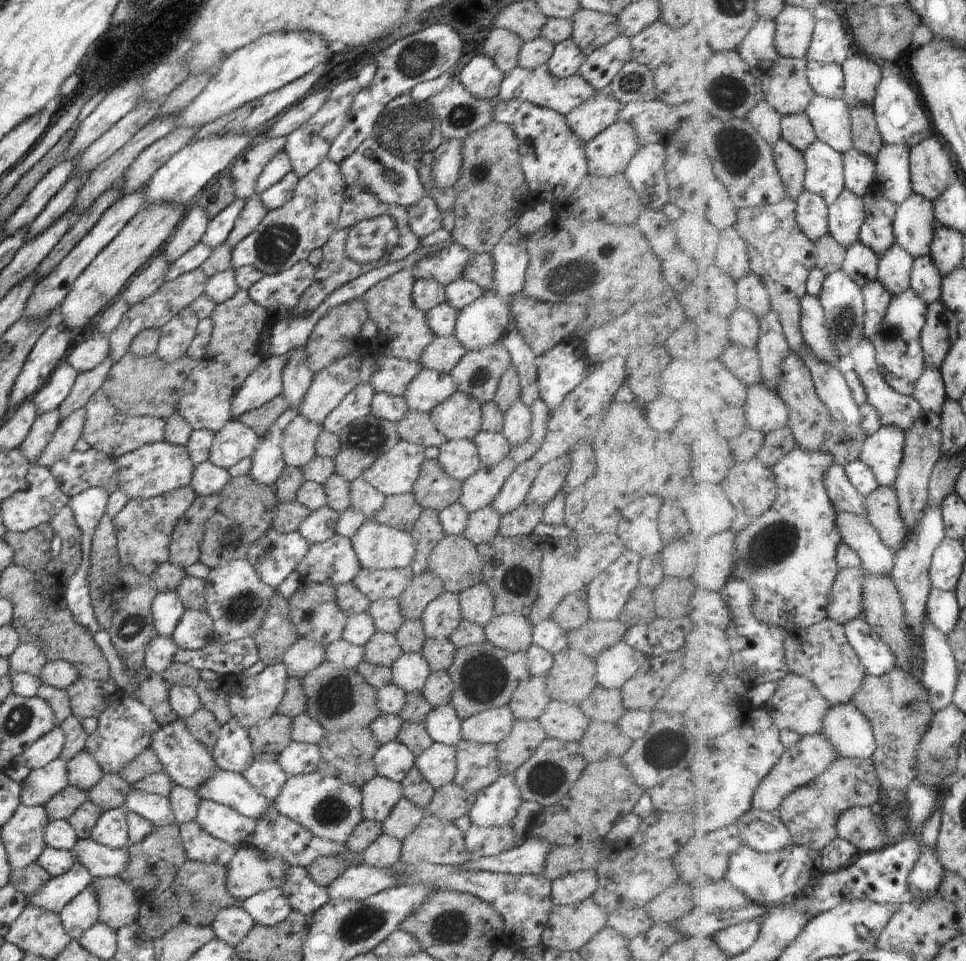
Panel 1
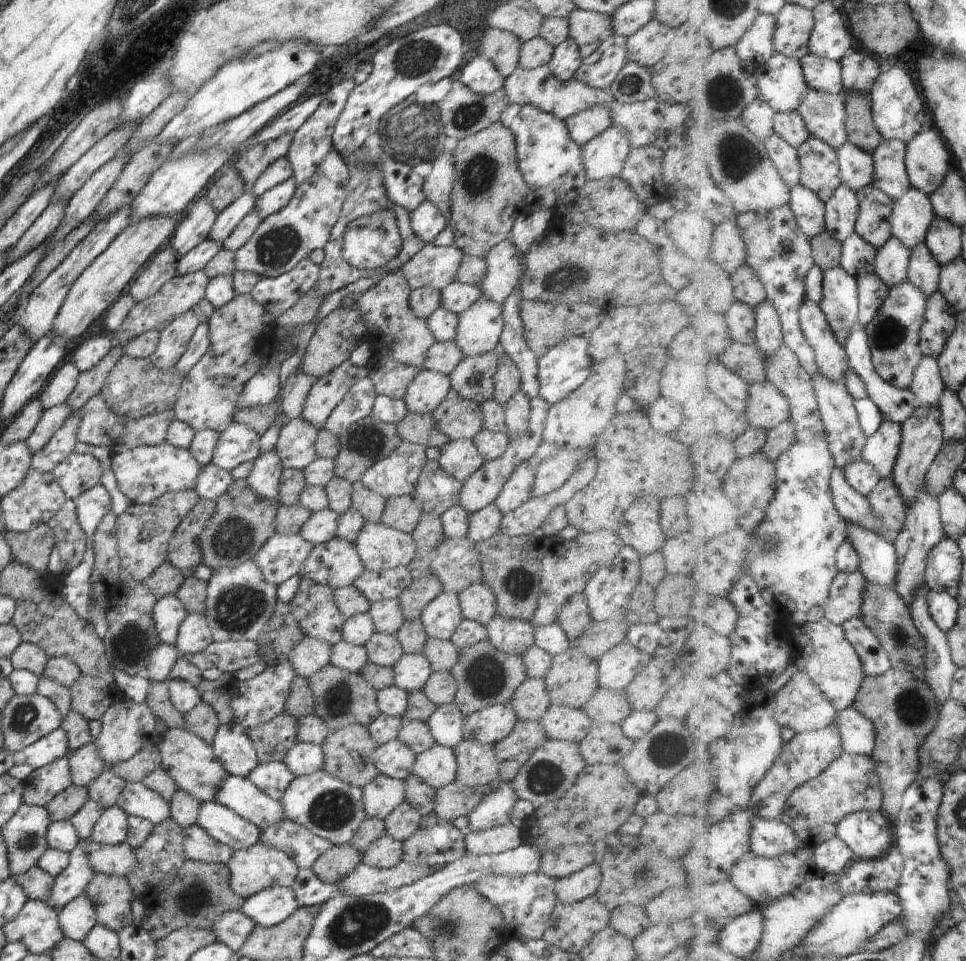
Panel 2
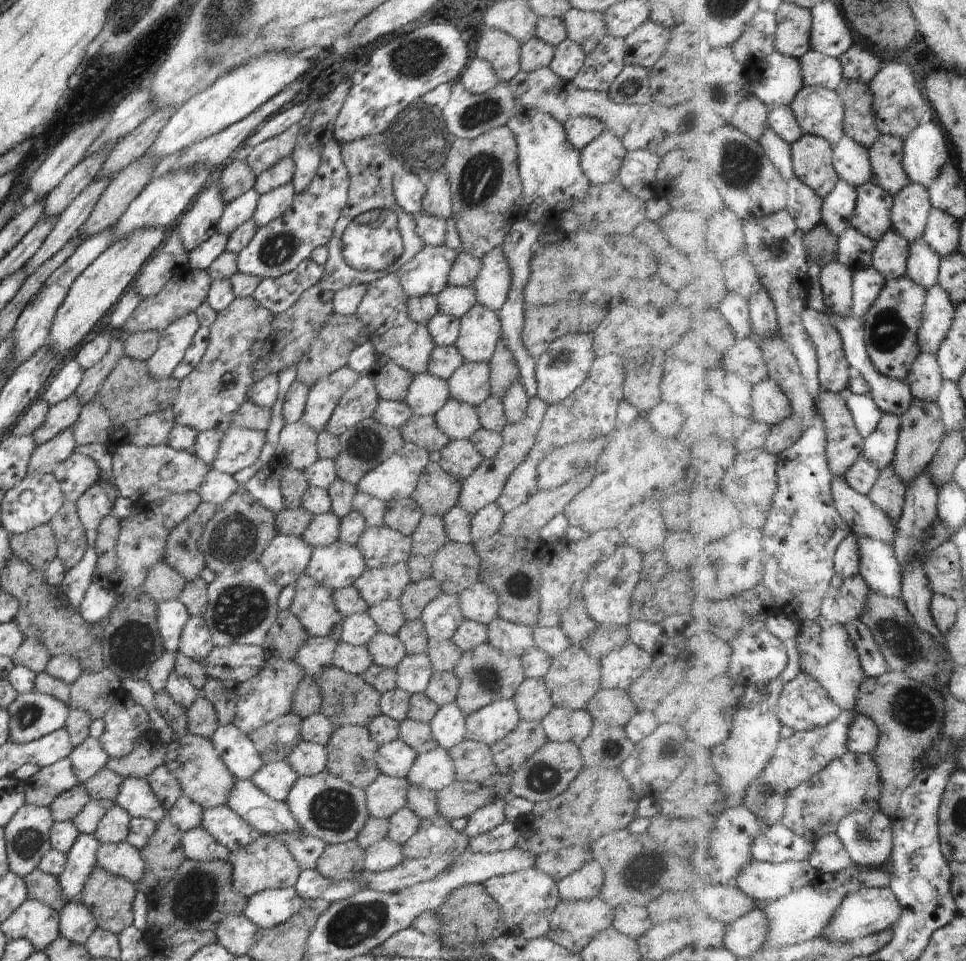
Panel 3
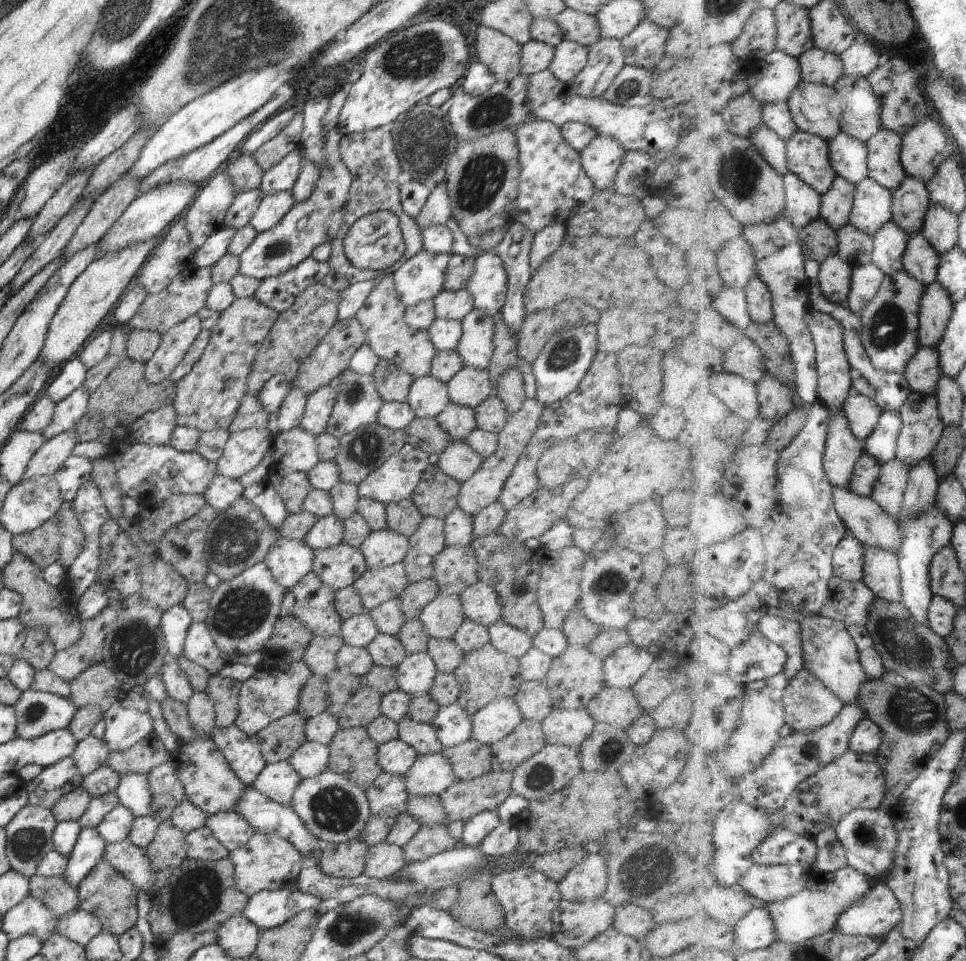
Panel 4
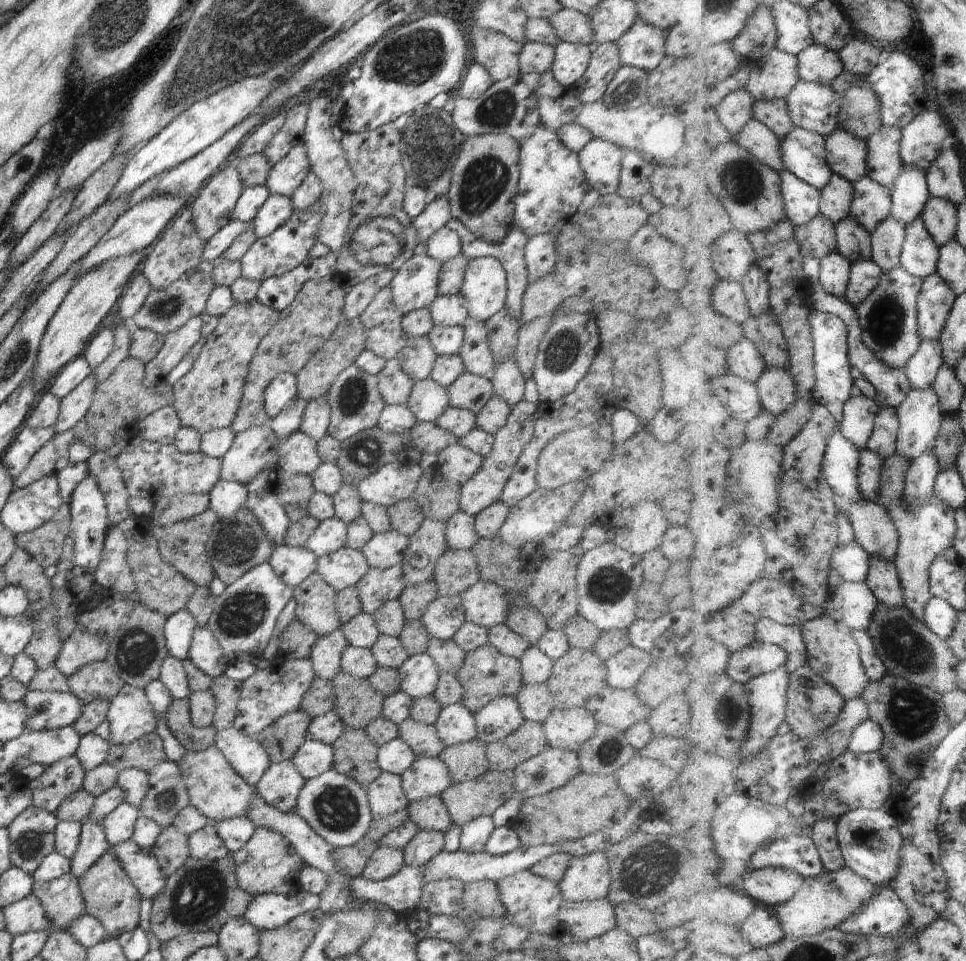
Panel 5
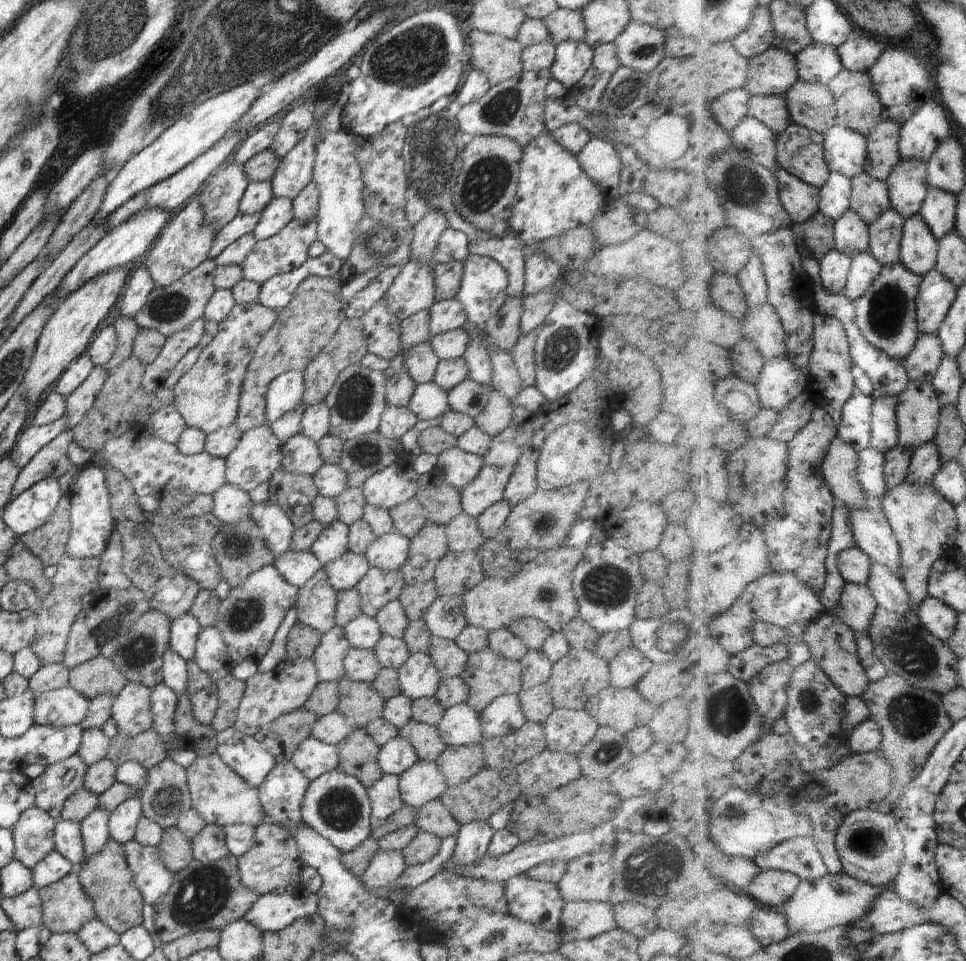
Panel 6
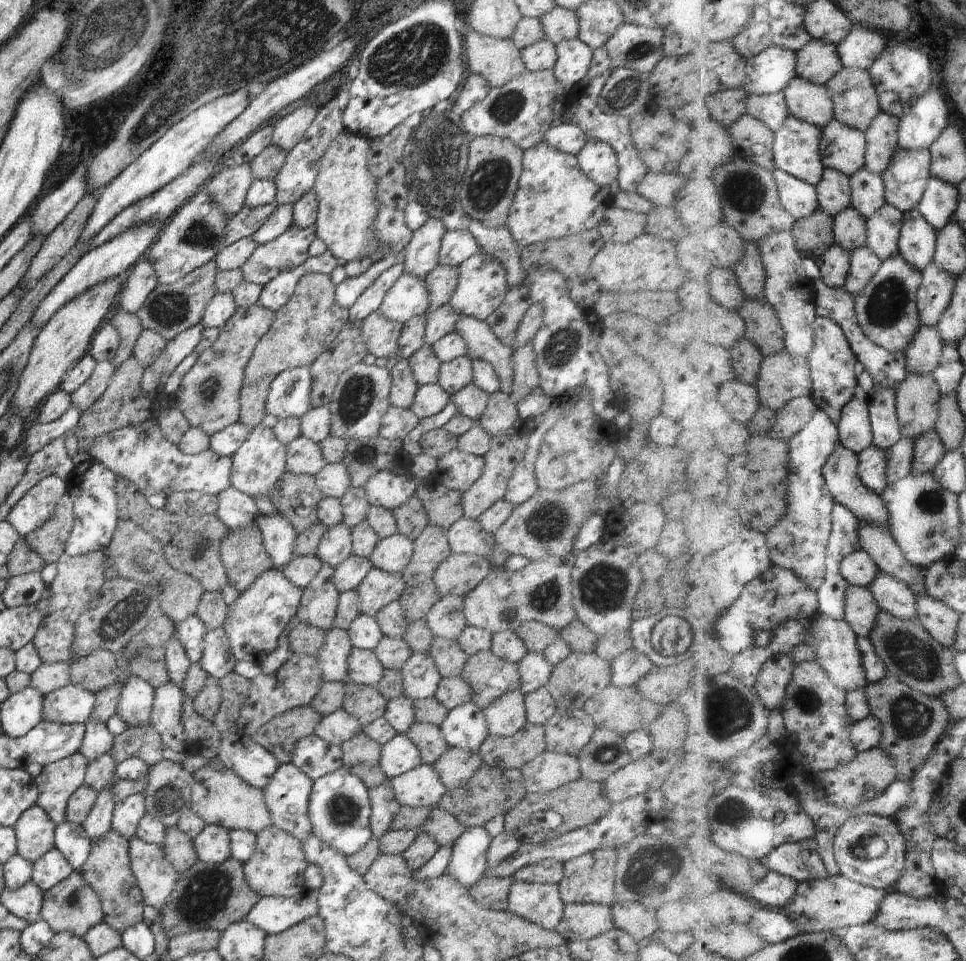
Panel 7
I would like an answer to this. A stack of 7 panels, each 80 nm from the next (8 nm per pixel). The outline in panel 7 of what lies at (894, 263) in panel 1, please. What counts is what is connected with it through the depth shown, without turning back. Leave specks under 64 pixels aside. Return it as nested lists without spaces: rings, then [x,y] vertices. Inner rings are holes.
[[[887,203],[870,220],[868,246],[878,252],[882,260],[890,260],[901,254],[900,240],[905,224],[905,214],[896,206]]]

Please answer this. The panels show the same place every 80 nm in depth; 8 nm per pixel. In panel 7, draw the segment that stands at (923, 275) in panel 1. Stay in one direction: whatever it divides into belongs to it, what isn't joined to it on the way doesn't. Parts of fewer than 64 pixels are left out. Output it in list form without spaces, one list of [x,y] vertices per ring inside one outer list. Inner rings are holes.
[[[914,208],[905,213],[905,224],[900,240],[901,254],[916,268],[924,271],[935,262],[940,232],[920,211]]]

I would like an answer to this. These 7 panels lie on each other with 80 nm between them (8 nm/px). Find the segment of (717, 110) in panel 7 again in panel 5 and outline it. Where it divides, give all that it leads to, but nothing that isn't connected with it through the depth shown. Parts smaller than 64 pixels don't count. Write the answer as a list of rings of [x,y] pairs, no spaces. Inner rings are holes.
[[[746,89],[734,92],[718,104],[718,114],[732,134],[740,134],[754,120],[754,96]]]

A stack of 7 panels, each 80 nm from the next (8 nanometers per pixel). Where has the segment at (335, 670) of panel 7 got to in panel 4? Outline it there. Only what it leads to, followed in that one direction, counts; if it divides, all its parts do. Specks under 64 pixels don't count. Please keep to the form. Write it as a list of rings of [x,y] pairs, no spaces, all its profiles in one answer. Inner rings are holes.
[[[340,635],[332,637],[314,636],[301,661],[308,664],[313,675],[326,679],[337,669],[336,656],[338,650],[344,644],[344,640],[342,640]]]

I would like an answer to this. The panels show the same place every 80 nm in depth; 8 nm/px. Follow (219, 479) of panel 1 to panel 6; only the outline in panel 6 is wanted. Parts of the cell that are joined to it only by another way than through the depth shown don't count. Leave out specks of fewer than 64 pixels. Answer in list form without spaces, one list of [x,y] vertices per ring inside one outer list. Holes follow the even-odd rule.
[[[226,483],[222,488],[218,488],[212,496],[214,498],[214,517],[222,525],[240,524],[240,520],[251,517],[254,504],[244,490]]]

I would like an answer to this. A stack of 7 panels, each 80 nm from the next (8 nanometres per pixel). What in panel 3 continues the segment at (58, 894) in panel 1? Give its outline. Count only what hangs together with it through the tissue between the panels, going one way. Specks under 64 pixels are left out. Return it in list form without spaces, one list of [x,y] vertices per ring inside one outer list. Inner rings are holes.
[[[80,834],[67,855],[66,869],[60,874],[60,888],[67,903],[78,899],[96,865],[96,852],[102,844],[94,834]]]

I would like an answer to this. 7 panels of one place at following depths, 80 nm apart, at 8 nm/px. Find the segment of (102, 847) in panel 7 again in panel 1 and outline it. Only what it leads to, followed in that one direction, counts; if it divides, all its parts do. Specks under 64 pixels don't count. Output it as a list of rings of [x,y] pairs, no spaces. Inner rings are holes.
[[[119,877],[96,878],[91,883],[98,898],[99,922],[118,931],[137,921],[139,896]]]

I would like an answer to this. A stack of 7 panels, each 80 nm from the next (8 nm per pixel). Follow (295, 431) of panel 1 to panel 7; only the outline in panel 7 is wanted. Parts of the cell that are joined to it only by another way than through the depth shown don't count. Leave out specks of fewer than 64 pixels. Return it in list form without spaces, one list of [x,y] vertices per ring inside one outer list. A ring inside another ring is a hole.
[[[303,435],[286,445],[286,451],[286,471],[290,473],[315,477],[327,464],[319,444]]]

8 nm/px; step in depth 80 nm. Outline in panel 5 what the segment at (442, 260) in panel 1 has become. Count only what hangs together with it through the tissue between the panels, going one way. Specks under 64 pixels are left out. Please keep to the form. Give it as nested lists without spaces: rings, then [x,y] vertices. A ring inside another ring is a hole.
[[[426,253],[416,254],[397,270],[390,284],[392,304],[402,316],[420,308],[429,308],[439,296],[438,278],[442,262]]]

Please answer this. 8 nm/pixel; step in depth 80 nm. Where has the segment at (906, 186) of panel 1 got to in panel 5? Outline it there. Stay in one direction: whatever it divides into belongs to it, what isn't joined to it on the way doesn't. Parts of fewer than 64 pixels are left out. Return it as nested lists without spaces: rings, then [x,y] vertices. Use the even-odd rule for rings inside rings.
[[[886,126],[880,128],[878,136],[870,140],[870,176],[874,180],[894,188],[898,176],[904,172],[902,150],[902,130]]]

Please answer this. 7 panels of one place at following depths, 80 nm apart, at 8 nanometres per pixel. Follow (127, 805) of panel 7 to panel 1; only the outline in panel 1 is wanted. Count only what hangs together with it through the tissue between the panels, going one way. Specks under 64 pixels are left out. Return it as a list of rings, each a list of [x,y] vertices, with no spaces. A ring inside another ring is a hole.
[[[114,808],[101,814],[96,826],[91,830],[91,839],[108,848],[129,848],[127,819],[123,808]]]

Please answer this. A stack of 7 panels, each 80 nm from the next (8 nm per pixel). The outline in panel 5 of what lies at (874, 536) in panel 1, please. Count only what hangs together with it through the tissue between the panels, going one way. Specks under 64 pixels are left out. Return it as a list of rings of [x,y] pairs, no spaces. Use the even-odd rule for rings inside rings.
[[[874,556],[872,558],[872,568],[870,568],[870,588],[878,592],[880,602],[890,604],[890,606],[904,606],[906,603],[906,594],[903,586],[898,566],[884,556]]]

